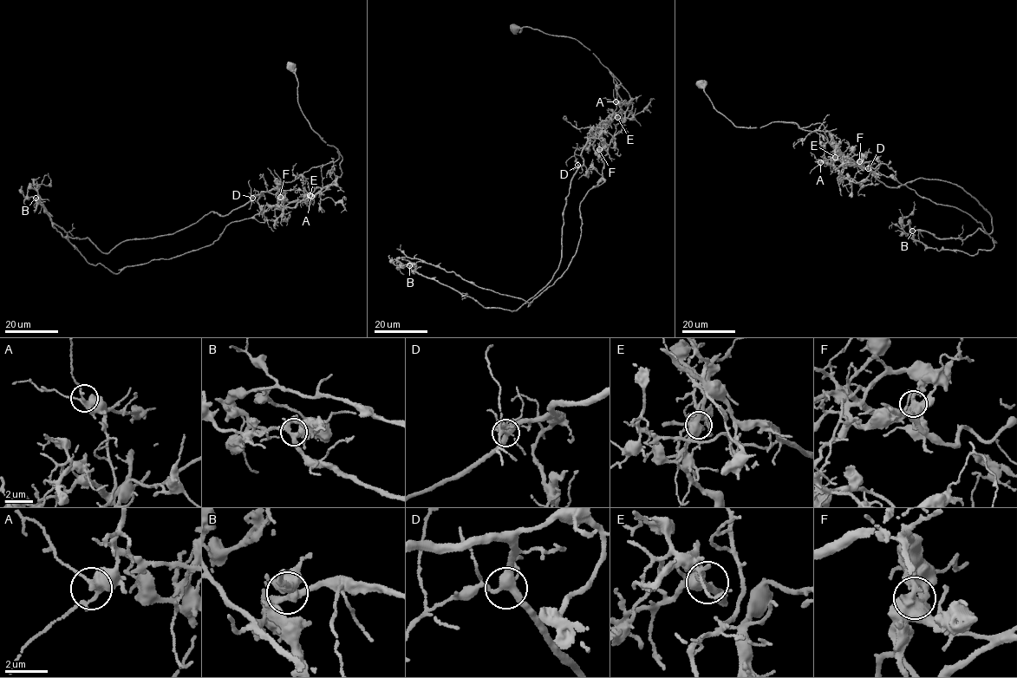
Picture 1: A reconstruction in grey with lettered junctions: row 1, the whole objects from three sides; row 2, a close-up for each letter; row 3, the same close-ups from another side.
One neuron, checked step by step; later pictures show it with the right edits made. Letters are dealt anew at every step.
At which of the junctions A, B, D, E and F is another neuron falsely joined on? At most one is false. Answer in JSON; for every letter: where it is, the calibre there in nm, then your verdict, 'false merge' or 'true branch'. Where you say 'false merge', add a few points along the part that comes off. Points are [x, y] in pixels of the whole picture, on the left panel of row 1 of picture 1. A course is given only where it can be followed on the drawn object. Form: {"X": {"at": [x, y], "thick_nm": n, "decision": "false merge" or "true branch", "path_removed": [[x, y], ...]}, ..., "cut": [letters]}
{"A": {"at": [311, 196], "thick_nm": 380, "decision": "true branch"}, "B": {"at": [35, 198], "thick_nm": 360, "decision": "true branch"}, "D": {"at": [252, 198], "thick_nm": 380, "decision": "true branch"}, "E": {"at": [309, 195], "thick_nm": 440, "decision": "true branch"}, "F": {"at": [280, 197], "thick_nm": 550, "decision": "false merge", "path_removed": [[280, 197], [279, 189], [262, 192], [224, 217], [211, 211], [107, 253], [50, 221], [27, 195], [35, 185]]}, "cut": ["F"]}

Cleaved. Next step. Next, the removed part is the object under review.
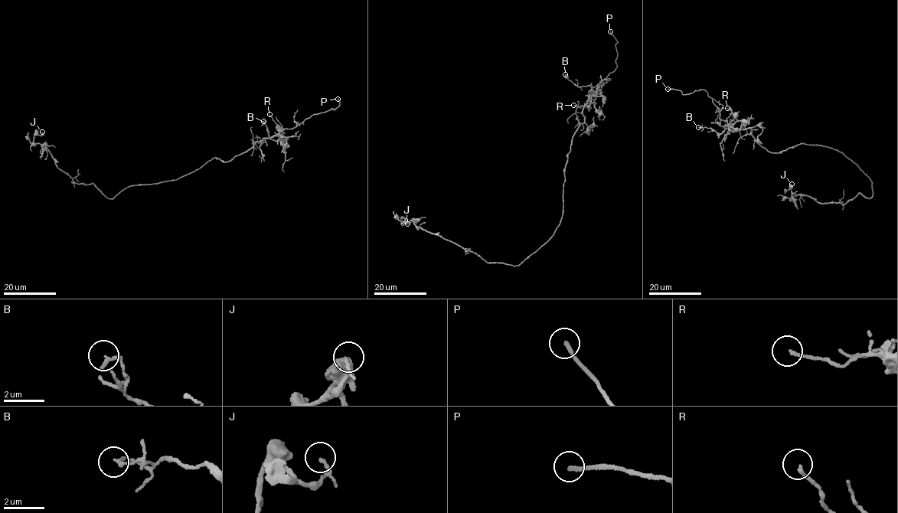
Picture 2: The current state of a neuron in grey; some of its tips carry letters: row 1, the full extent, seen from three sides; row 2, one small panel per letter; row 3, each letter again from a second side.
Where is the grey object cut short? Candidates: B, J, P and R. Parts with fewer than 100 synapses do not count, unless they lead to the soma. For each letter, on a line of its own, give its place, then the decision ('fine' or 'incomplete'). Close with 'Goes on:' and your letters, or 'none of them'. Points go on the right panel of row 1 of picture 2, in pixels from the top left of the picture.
B: (698, 127) | fine
J: (791, 184) | fine
P: (667, 89) | incomplete
R: (727, 108) | fine
Goes on: P

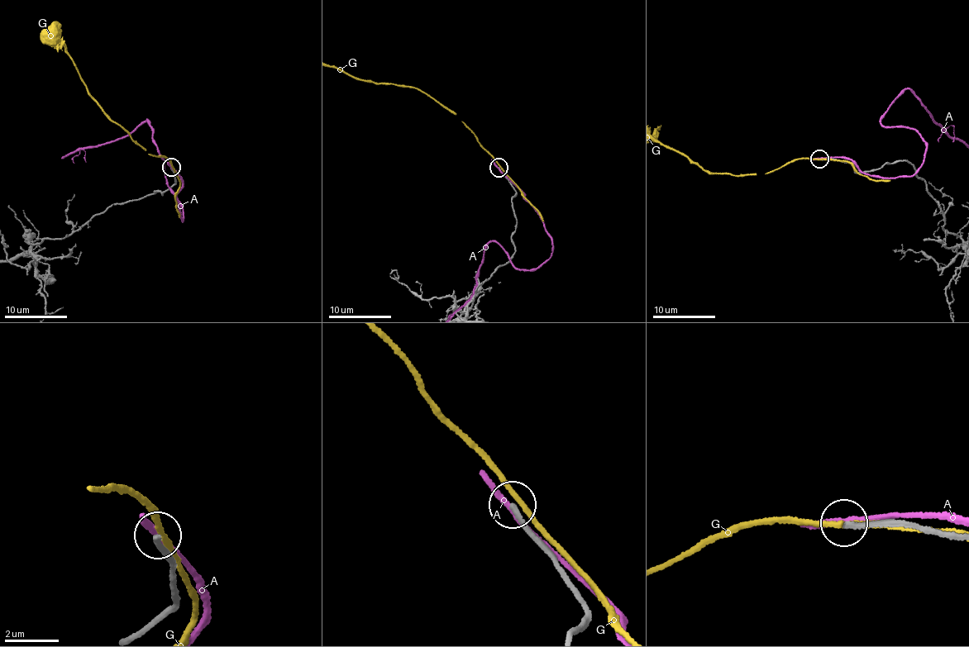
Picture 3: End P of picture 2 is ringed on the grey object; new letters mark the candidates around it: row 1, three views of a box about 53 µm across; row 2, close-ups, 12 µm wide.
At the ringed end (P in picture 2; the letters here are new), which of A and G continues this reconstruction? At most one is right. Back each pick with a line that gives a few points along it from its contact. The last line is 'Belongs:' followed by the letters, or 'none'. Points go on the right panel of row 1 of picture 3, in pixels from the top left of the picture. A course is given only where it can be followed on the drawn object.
Belongs: none

